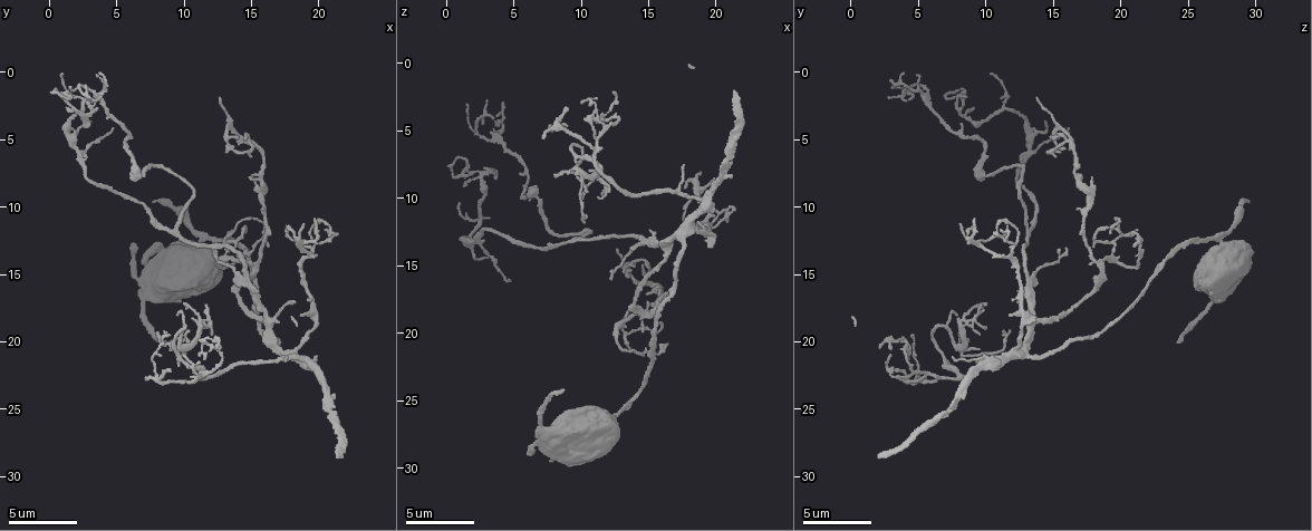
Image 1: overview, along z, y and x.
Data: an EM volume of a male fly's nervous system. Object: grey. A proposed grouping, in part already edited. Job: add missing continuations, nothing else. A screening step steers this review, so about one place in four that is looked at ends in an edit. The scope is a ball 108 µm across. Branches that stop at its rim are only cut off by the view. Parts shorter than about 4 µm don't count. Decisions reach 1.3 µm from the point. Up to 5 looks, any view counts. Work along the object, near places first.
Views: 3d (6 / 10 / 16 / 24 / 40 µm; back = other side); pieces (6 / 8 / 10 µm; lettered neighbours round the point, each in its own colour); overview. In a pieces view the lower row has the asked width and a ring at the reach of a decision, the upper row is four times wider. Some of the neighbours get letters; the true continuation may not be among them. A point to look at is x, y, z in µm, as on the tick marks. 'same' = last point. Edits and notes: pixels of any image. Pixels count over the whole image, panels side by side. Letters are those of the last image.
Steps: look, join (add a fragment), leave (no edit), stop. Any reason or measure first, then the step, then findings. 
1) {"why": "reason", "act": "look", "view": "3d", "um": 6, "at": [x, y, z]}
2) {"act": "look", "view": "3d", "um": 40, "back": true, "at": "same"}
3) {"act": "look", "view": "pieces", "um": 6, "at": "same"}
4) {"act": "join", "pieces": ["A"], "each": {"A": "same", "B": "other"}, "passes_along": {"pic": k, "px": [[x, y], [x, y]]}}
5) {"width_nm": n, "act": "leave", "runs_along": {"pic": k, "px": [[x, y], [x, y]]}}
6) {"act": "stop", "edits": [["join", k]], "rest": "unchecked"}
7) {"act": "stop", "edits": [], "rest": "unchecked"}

{"why": "tapers out", "act": "look", "view": "3d", "um": 6, "at": [10.0, 21.0, 2.6]}

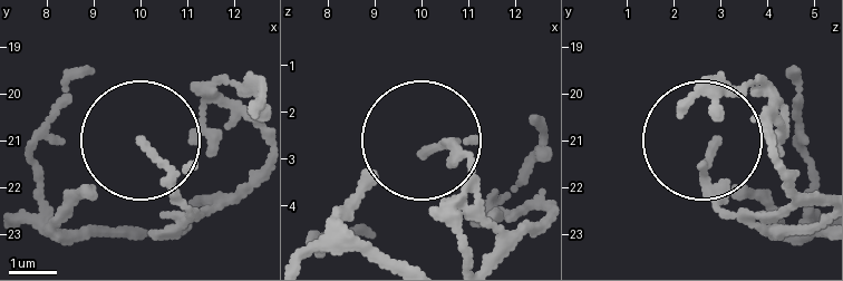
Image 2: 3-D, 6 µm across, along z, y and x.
{"act": "look", "view": "pieces", "um": 10, "at": [10.10, 21.10, 2.85]}

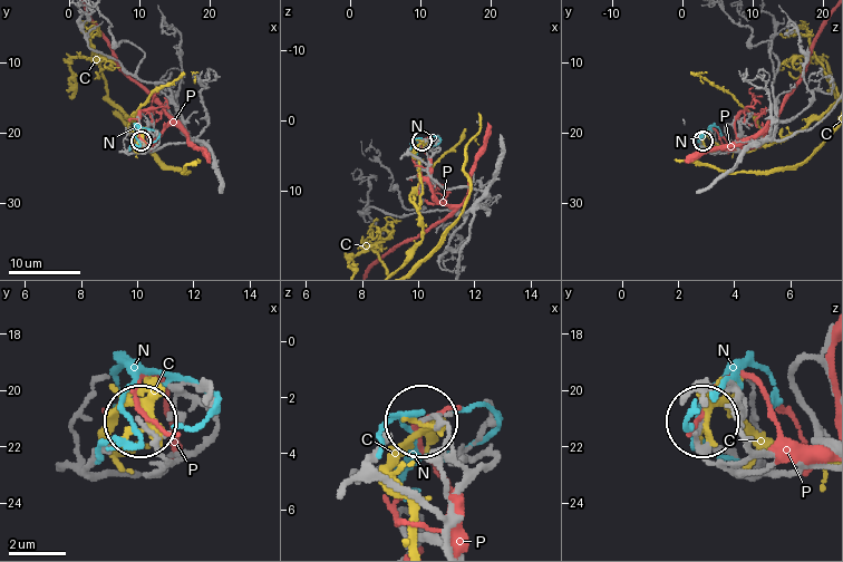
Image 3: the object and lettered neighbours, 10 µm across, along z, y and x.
{"width_nm": 120, "act": "leave", "each": {"C": "other", "N": "other", "P": "other"}, "found": "no lettered fragment goes on from it"}

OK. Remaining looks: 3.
{"why": "an open end", "act": "look", "view": "pieces", "um": 8, "at": [4.8, 4.4, 16.0]}

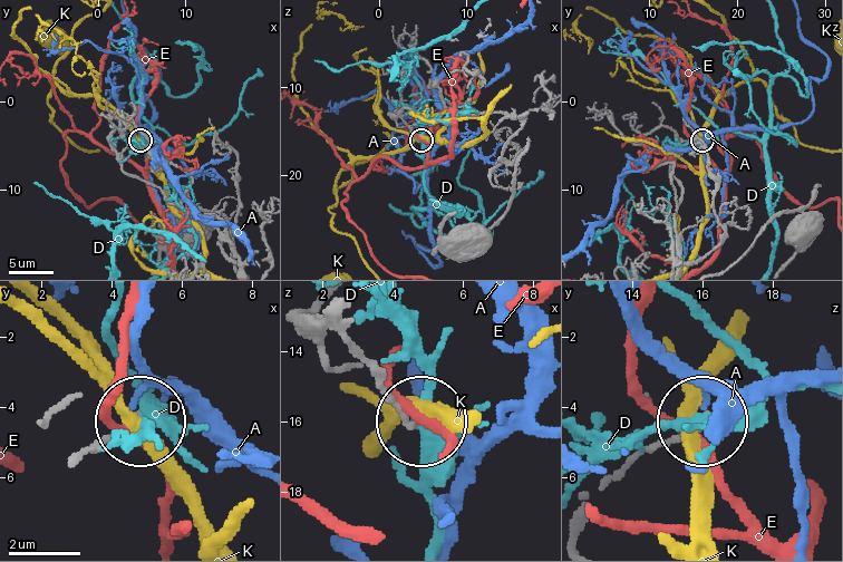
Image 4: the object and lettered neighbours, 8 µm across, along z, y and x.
{"act": "leave", "each": {"A": "other", "D": "other", "E": "other", "K": "other"}, "runs_along": {"pic": 4, "px": [[635, 459], [704, 418]]}, "found": "none of them fits"}

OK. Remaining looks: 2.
{"why": "free end", "act": "look", "view": "pieces", "um": 10, "at": [8.4, 20.0, 24.4]}

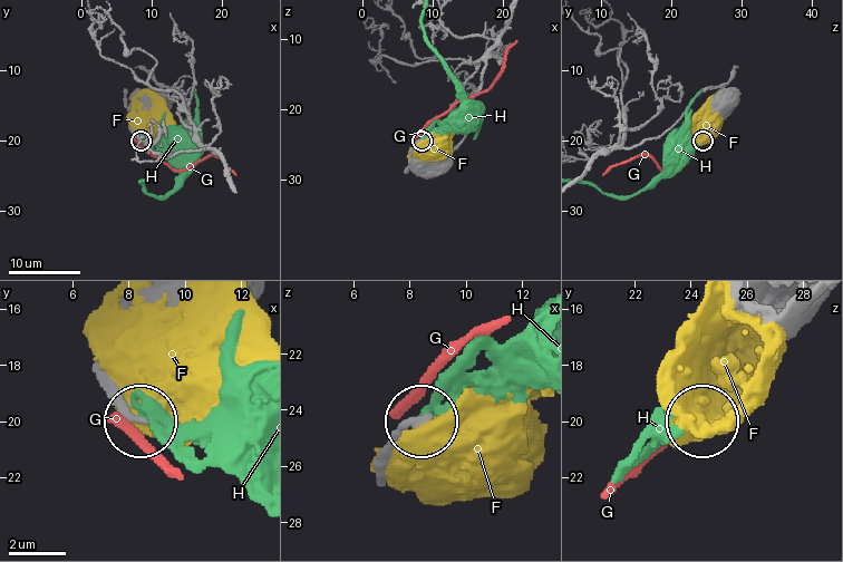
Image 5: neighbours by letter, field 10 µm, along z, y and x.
{"width_nm": 220, "act": "leave", "each": {"F": "other", "G": "other", "H": "other"}, "runs_along": {"pic": 5, "px": [[386, 481], [389, 447], [420, 422]]}, "found": "none of them fits"}

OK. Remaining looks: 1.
{"act": "stop", "edits": [], "rest": "unchecked"}

